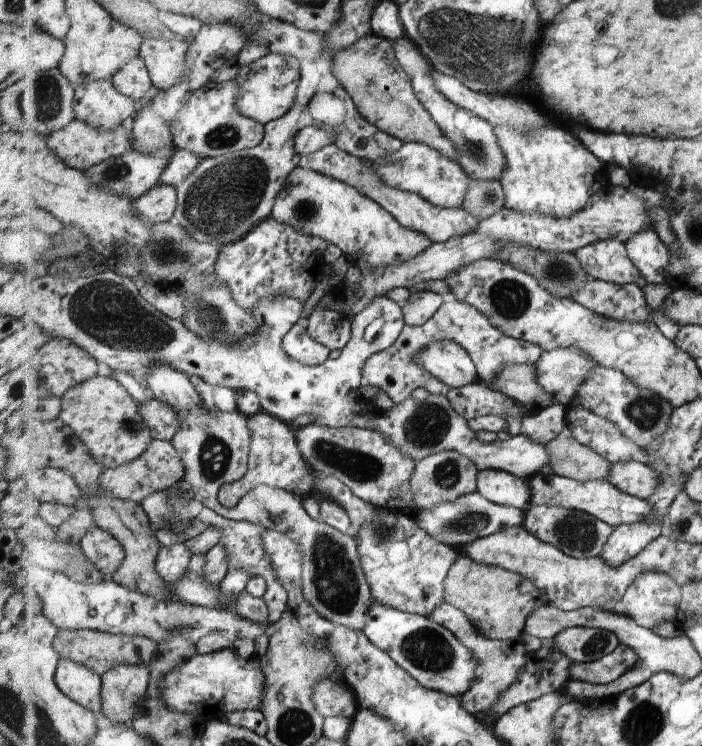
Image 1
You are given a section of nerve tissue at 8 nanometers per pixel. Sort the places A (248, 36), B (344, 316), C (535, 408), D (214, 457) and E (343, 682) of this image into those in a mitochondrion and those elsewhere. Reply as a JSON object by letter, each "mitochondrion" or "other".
{"A":"other","B":"other","C":"other","D":"mitochondrion","E":"other"}

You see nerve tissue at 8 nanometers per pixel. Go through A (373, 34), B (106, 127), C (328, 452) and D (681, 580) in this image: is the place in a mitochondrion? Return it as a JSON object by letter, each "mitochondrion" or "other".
{"A":"other","B":"other","C":"mitochondrion","D":"other"}

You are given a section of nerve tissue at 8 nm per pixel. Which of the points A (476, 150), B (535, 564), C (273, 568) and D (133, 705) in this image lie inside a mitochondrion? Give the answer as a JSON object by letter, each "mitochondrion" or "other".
{"A":"mitochondrion","B":"other","C":"other","D":"other"}

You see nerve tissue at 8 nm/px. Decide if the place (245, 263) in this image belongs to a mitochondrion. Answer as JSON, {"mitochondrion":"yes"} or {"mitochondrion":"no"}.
{"mitochondrion":"no"}

